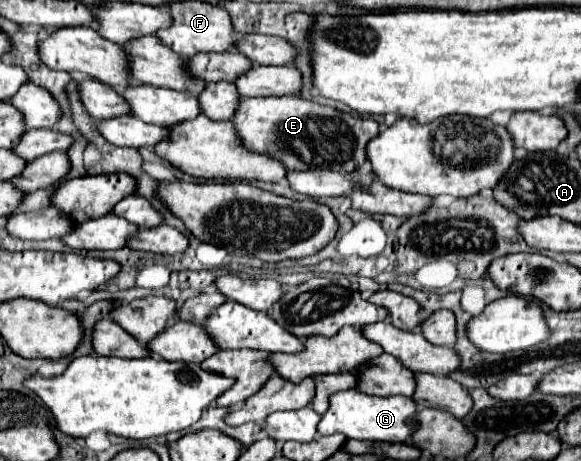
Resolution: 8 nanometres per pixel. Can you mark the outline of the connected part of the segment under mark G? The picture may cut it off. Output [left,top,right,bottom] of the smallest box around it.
[318,388,416,442]

